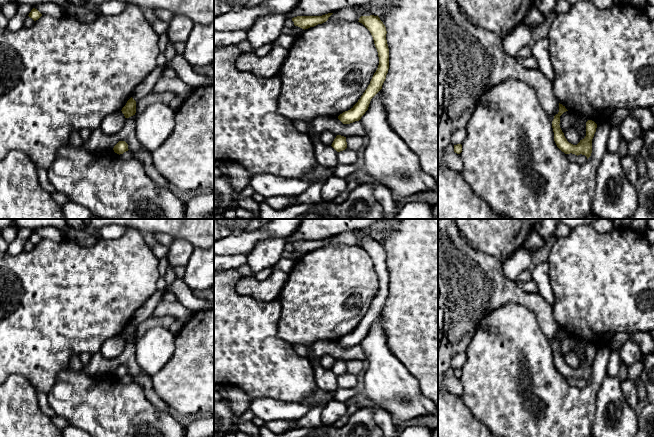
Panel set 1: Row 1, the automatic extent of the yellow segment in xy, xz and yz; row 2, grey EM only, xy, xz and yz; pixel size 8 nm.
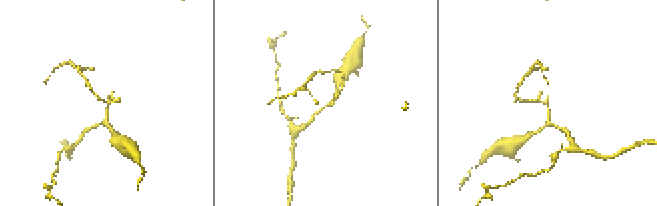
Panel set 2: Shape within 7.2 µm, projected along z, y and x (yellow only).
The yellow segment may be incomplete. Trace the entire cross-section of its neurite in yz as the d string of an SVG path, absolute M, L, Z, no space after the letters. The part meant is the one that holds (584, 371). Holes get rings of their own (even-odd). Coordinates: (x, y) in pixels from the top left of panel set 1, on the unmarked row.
M559 327L559 336L554 340L552 352L554 356L554 365L557 371L565 378L585 379L587 383L592 377L592 363L596 356L597 348L588 344L586 346L586 360L582 363L578 355L574 352L567 353L564 357L560 352L560 340L568 335L565 330Z

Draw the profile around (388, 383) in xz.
M381 314L371 323L360 346L369 362L362 393L388 411L396 423L438 412L435 404L421 393L418 380L388 347Z

